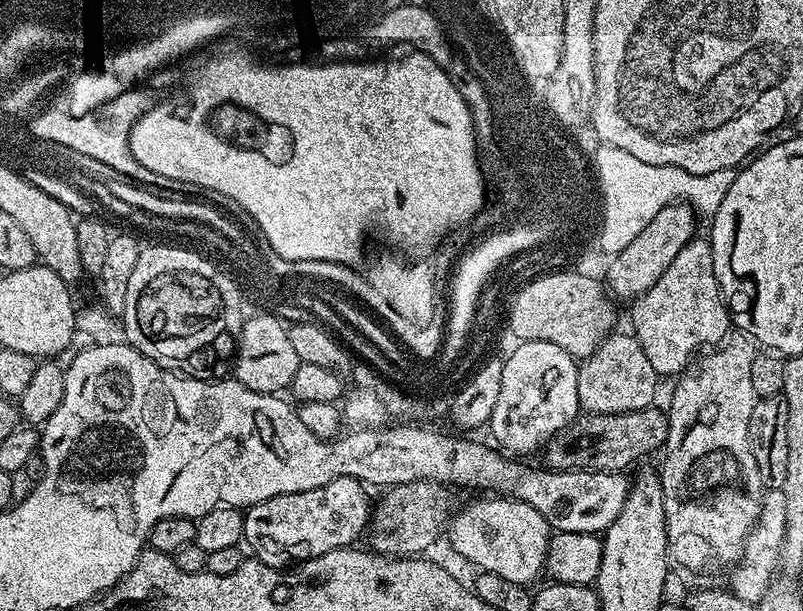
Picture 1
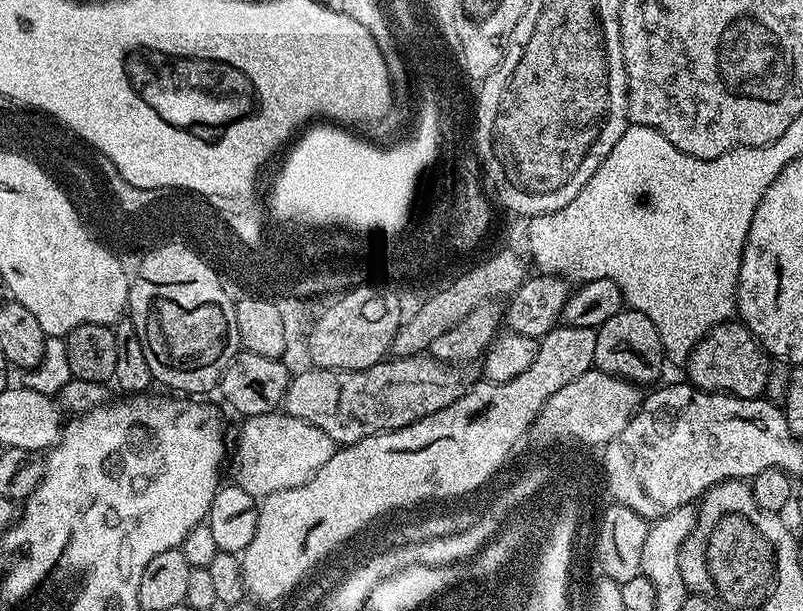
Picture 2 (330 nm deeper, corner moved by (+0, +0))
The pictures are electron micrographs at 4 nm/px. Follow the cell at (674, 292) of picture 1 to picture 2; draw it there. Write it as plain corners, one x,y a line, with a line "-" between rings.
743,322
720,324
690,354
686,362
687,379
695,387
705,392
722,392
743,400
755,400
765,395
767,376
770,367
769,357
761,343
752,335

